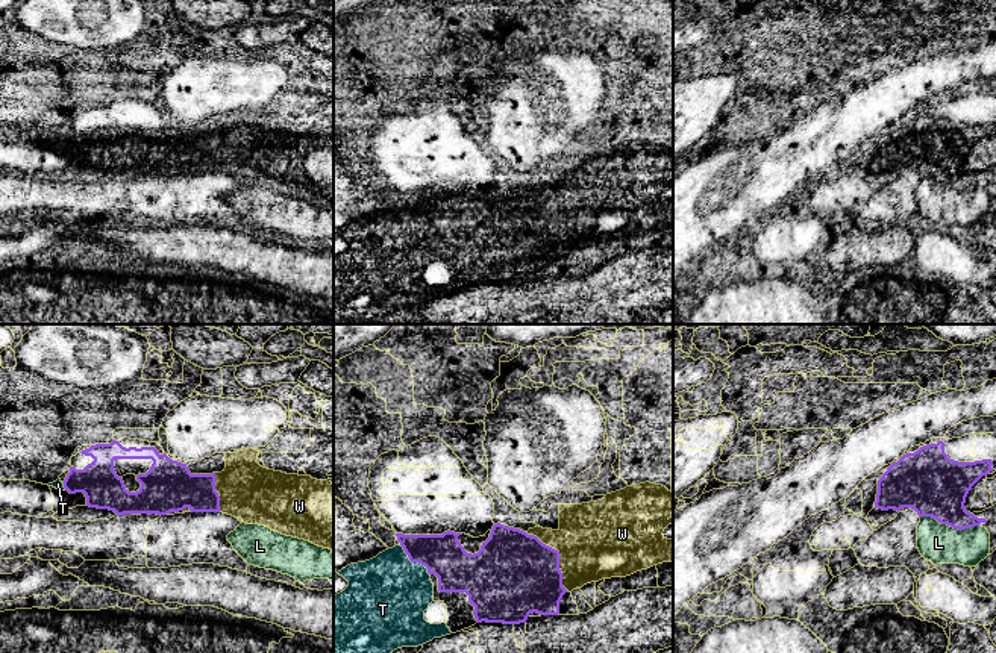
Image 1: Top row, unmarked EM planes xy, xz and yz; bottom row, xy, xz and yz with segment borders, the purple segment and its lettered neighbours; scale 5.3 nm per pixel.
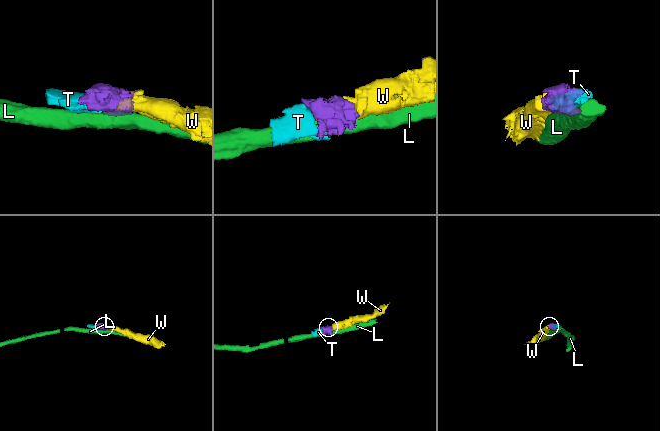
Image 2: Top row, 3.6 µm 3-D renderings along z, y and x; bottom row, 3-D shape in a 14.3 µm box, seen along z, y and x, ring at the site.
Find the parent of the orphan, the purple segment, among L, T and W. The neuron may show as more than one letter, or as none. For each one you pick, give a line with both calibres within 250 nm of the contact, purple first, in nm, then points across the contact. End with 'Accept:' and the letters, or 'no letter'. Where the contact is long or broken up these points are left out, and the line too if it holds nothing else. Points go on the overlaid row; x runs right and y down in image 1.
T: 220/420 nm
W: 440/420 nm
Accept: T, W

